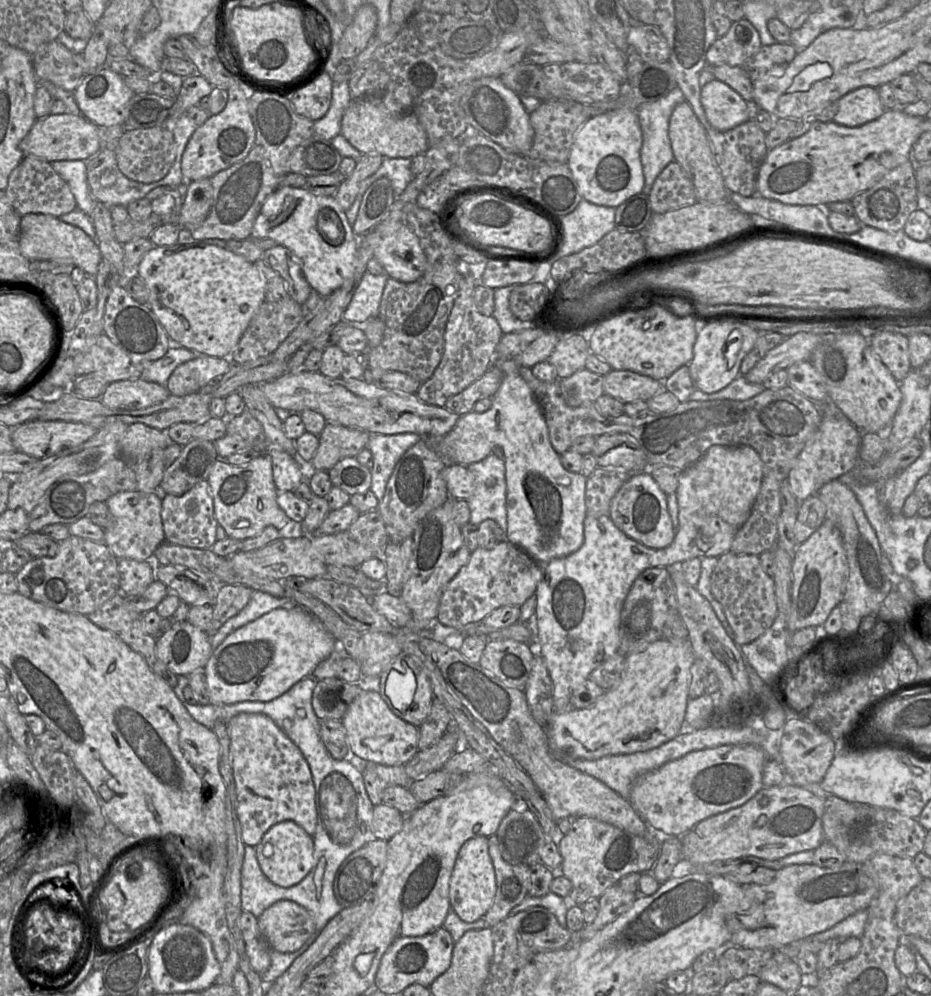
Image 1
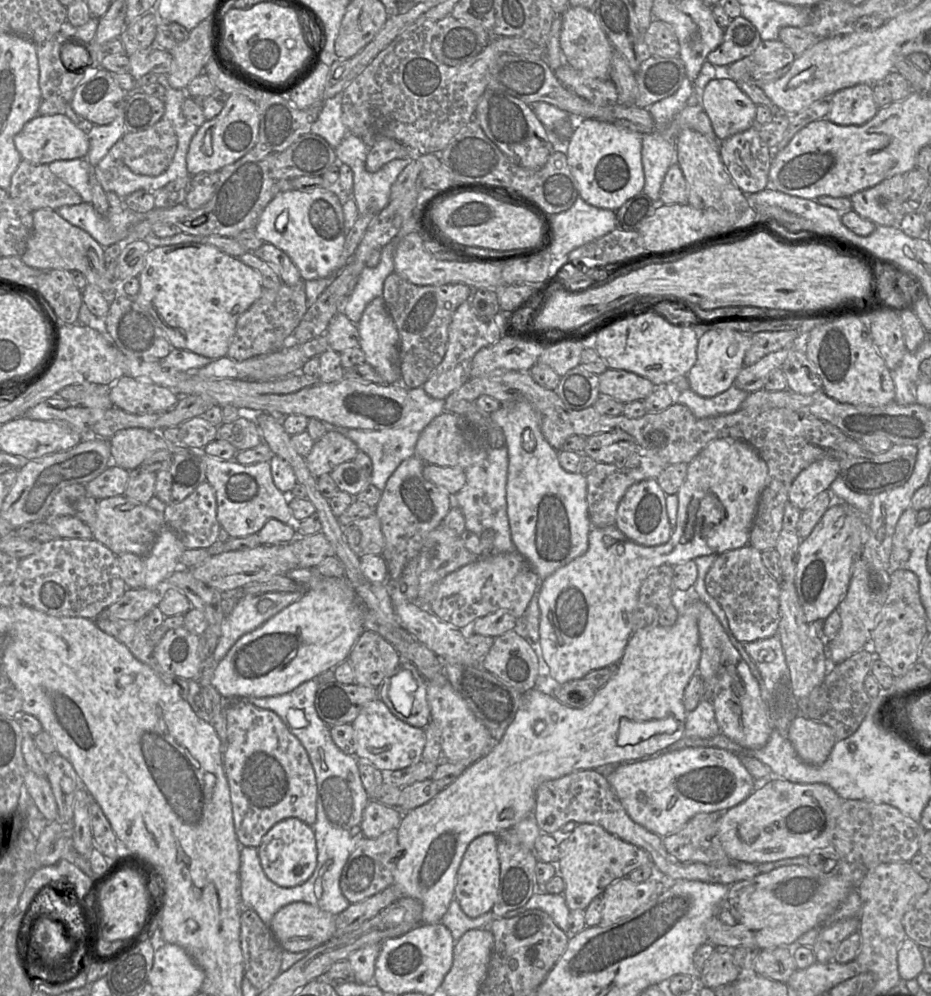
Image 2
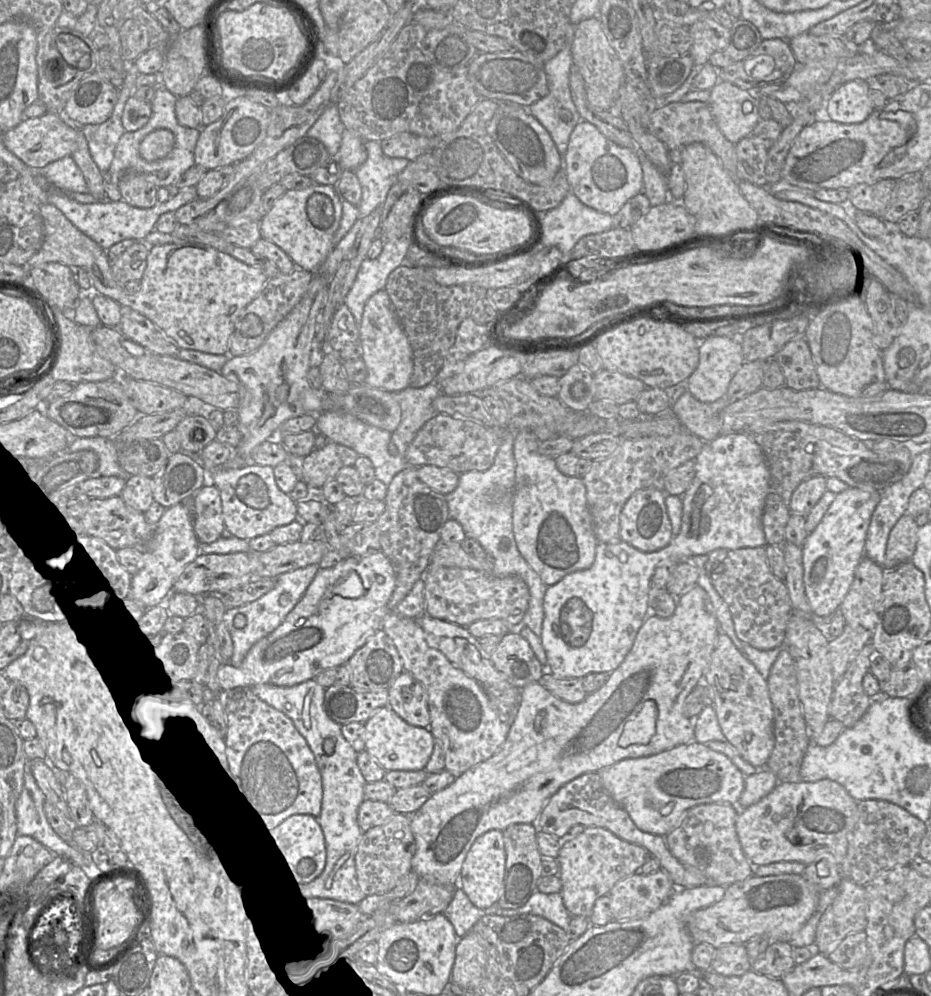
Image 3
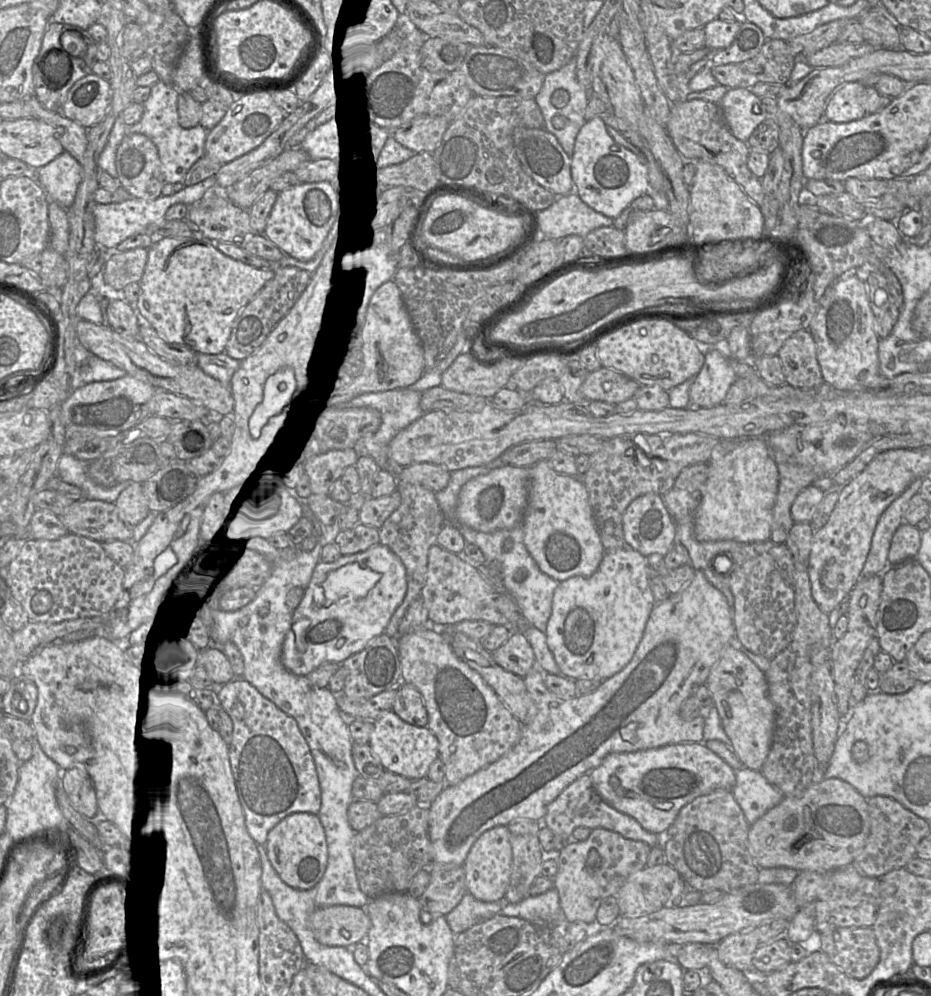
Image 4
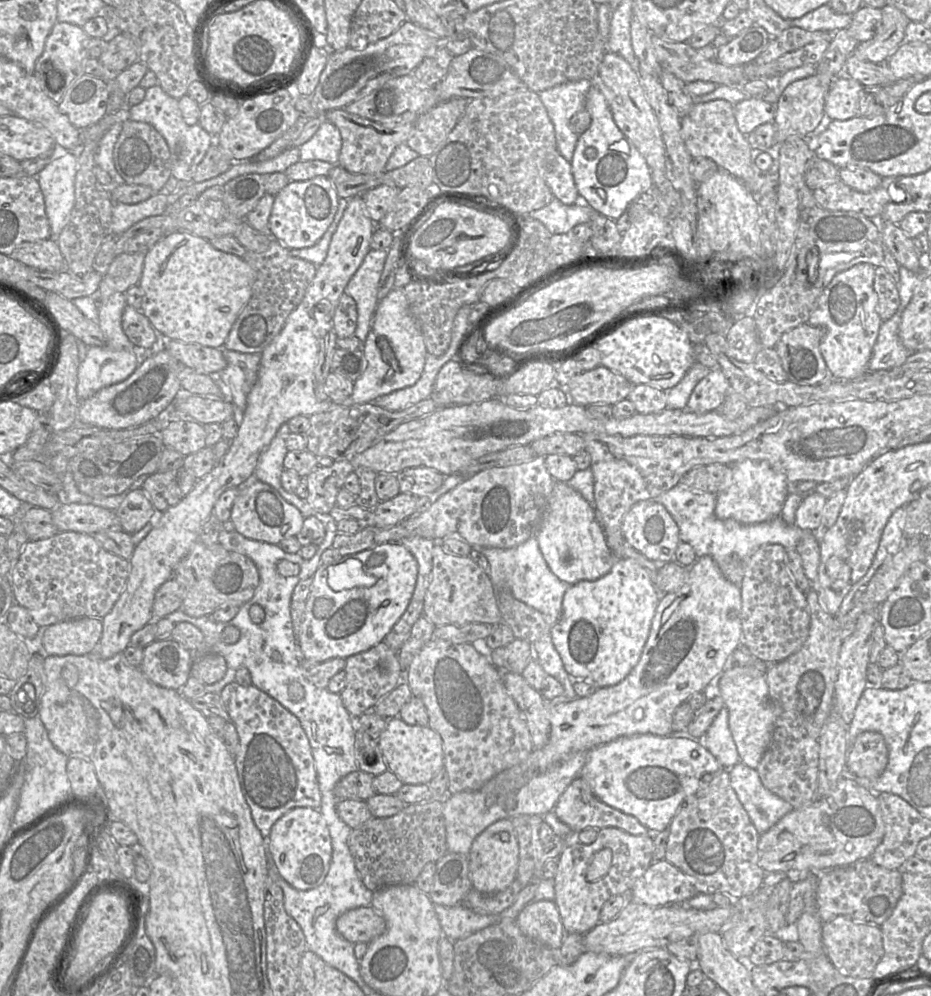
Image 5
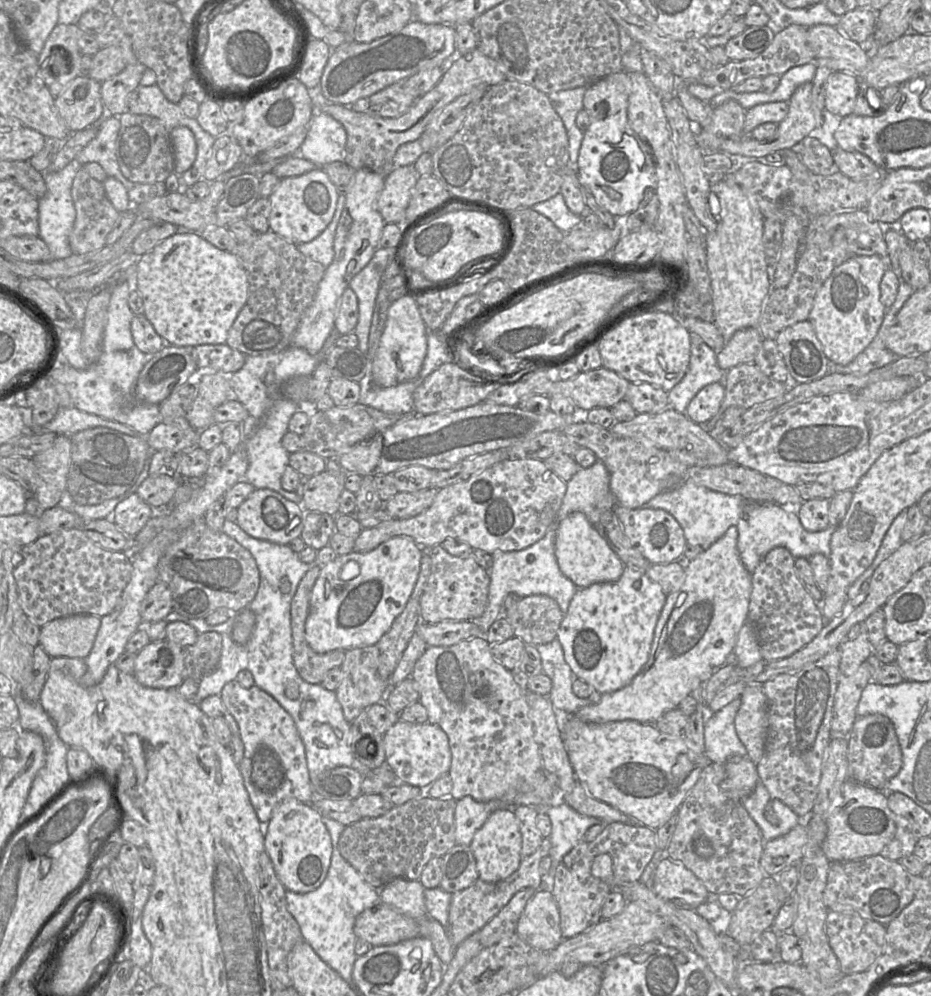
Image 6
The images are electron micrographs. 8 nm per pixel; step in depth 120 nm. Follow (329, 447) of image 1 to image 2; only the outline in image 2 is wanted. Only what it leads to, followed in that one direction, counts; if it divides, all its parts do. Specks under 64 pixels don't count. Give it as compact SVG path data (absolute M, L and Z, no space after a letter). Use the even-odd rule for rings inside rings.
M328 429L325 435L314 443L305 462L310 473L319 478L330 474L338 465L353 461L359 448L355 442L335 429Z

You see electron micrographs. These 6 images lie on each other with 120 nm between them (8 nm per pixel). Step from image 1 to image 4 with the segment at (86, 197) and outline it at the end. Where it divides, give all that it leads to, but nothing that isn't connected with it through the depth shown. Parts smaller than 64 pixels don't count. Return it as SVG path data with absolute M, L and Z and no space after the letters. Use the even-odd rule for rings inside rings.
M67 151L35 171L35 178L43 187L49 201L68 209L75 200L83 179L83 168Z

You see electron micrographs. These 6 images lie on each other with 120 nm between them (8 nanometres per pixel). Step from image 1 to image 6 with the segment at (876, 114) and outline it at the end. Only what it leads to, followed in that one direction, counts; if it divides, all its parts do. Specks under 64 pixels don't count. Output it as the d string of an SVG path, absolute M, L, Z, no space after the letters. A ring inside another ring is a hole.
M832 72L825 90L825 110L841 118L853 114L860 79L847 72Z

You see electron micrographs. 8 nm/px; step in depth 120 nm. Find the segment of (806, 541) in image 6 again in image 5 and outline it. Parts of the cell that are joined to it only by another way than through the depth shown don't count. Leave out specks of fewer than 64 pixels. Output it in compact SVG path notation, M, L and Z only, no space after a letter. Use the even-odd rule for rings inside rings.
M680 483L671 490L662 493L652 500L662 504L669 511L679 527L680 541L690 544L694 548L697 558L705 555L711 556L716 561L724 577L739 588L742 583L744 570L748 564L748 560L760 546L764 544L781 544L786 549L796 549L796 546L802 537L807 532L812 532L811 530L804 530L796 524L789 525L784 522L780 516L756 524L741 524L734 519L719 519L715 515L715 493L693 491Z

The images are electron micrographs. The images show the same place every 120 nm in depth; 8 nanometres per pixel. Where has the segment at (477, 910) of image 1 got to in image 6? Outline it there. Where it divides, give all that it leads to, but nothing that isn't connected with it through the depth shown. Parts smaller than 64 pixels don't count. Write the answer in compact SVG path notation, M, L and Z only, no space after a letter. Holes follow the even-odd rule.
M502 808L493 812L475 833L470 848L476 860L479 879L494 883L513 874L522 860L522 835L514 809Z

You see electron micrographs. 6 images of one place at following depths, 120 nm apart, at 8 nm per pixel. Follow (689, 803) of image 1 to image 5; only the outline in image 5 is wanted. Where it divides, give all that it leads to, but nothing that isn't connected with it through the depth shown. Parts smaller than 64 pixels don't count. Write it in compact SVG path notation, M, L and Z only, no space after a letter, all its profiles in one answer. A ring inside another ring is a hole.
M673 733L668 736L638 734L620 737L590 750L580 777L586 780L599 800L623 813L634 816L654 834L669 827L683 802L697 792L705 774L717 773L721 769L725 768L698 739L686 733Z

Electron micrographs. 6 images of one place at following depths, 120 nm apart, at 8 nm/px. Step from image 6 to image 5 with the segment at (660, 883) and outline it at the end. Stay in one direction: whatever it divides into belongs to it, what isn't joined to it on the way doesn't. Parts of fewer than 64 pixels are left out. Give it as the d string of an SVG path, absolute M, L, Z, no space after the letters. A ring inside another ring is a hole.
M666 859L653 862L640 877L628 899L653 907L679 905L698 894L690 879Z

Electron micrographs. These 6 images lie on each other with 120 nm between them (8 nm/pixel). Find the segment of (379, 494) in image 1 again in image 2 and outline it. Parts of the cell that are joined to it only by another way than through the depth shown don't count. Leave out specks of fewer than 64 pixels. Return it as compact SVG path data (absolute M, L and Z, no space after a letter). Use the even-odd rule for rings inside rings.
M423 387L415 389L408 389L409 391L409 412L404 422L395 429L373 431L373 430L360 430L352 428L329 428L335 429L348 437L350 440L356 443L359 450L365 452L372 461L372 475L370 482L377 487L380 491L383 491L386 487L387 481L398 466L406 459L415 456L415 447L421 432L427 427L427 425L437 416L445 411L445 400L435 399L429 396Z

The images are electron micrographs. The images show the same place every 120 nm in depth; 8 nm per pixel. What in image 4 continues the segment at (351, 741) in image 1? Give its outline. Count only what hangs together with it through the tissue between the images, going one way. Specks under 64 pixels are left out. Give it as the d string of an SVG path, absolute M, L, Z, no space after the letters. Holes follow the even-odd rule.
M393 710L384 712L373 721L369 746L386 771L411 781L426 777L431 764L439 757L439 742L431 730L403 721Z

